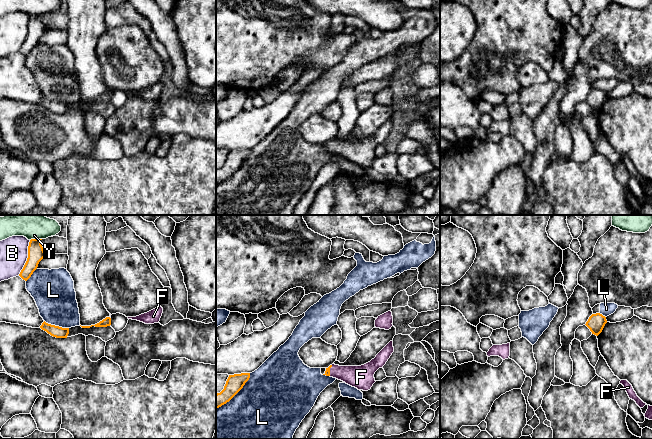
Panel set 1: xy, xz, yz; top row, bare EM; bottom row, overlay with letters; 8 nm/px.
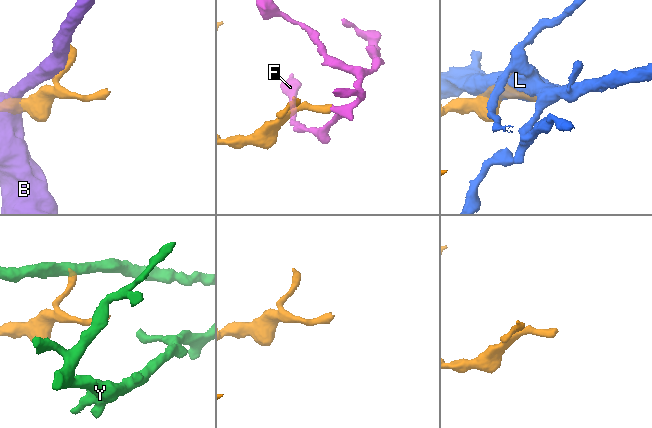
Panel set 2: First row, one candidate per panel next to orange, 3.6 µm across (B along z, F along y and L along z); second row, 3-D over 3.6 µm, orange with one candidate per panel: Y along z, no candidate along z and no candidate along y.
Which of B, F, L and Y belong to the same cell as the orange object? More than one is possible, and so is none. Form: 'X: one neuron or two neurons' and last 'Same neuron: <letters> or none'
B: two neurons
F: one neuron
L: two neurons
Y: two neurons
Same neuron: F

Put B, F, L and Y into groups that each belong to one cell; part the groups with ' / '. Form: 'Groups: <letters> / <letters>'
Groups: B / F / L / Y

